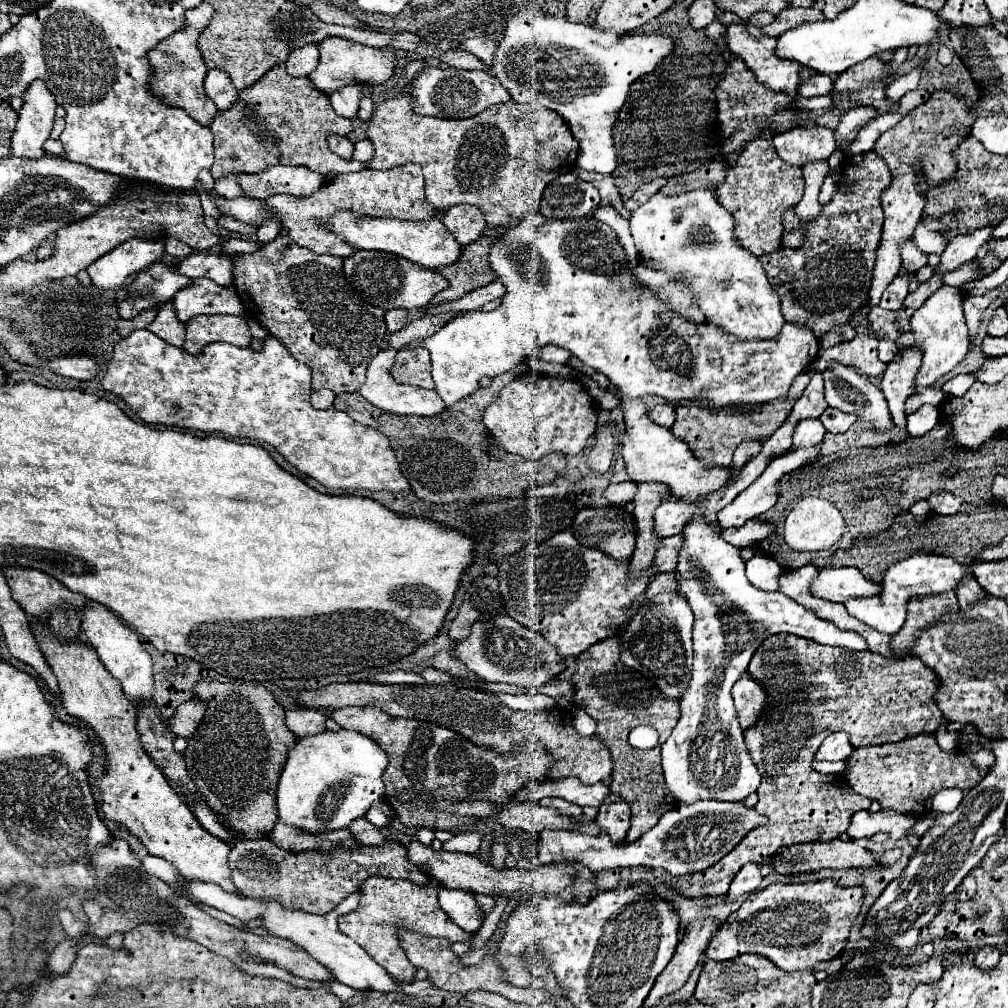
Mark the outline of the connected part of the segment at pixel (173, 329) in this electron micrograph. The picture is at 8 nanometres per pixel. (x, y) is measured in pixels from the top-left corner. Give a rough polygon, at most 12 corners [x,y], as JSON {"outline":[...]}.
{"outline":[[170,301],[148,331],[174,347],[184,347],[184,323]]}

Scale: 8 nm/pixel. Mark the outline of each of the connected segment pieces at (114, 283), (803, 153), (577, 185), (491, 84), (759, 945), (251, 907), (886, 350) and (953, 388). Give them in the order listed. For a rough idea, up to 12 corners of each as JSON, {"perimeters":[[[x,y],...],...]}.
{"perimeters":[[[130,239],[86,271],[96,289],[162,259],[164,243]],[[796,127],[772,139],[782,161],[802,167],[836,151],[828,127]],[[576,173],[546,187],[540,211],[552,219],[590,213],[600,193]],[[426,67],[416,115],[466,119],[506,103],[486,71]],[[774,881],[700,961],[758,953],[784,971],[844,949],[864,889]],[[180,877],[176,897],[214,907],[268,935],[296,943],[338,983],[390,993],[398,987],[334,911],[312,915]],[[882,339],[878,353],[882,363],[890,363],[898,353],[894,341]],[[972,373],[950,379],[942,391],[952,397],[964,395],[974,385]]]}

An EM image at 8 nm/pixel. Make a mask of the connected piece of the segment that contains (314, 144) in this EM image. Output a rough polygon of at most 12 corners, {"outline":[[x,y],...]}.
{"outline":[[284,63],[210,125],[212,177],[304,165],[360,171],[328,135],[353,125]]}

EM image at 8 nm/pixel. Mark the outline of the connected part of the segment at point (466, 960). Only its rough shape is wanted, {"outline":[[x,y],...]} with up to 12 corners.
{"outline":[[489,946],[479,950],[469,949],[462,956],[465,965],[474,965],[480,962],[488,953]]}

